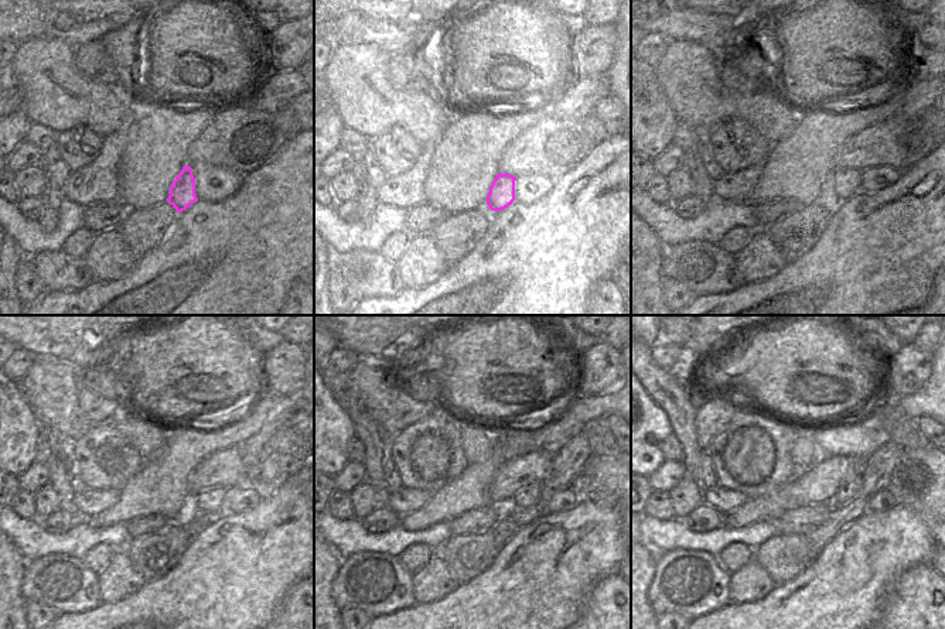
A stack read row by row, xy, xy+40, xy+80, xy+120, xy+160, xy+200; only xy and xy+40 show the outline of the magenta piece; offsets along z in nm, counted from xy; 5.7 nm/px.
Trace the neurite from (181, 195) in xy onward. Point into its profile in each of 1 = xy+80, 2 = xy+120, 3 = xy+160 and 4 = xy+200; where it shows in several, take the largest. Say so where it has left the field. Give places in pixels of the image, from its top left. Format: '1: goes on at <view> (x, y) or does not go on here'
1: goes on at xy+80 (842, 184)
2: goes on at xy+120 (210, 502)
3: goes on at xy+160 (529, 495)
4: goes on at xy+200 (848, 491)

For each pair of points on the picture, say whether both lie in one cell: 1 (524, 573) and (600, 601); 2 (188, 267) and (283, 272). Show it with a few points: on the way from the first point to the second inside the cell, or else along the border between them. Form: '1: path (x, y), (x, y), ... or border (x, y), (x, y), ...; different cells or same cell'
1: border (611, 574), (607, 574), (594, 585), (579, 614); different cells
2: path (212, 267), (259, 267); same cell

